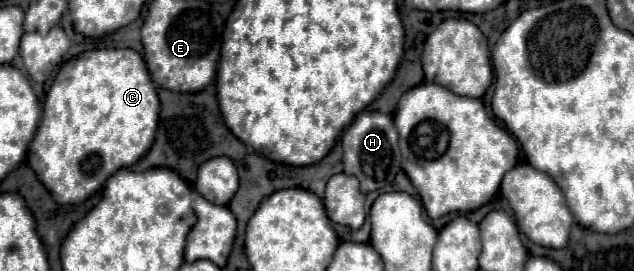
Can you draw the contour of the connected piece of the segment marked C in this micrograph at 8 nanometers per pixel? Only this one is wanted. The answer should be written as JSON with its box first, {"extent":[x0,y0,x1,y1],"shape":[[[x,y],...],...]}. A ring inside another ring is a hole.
{"extent":[28,49,160,203],"shape":[[[94,49],[64,63],[46,95],[40,127],[30,143],[28,163],[56,203],[82,203],[100,191],[106,179],[122,167],[134,165],[154,143],[160,101],[156,85],[140,53],[134,49]]]}

